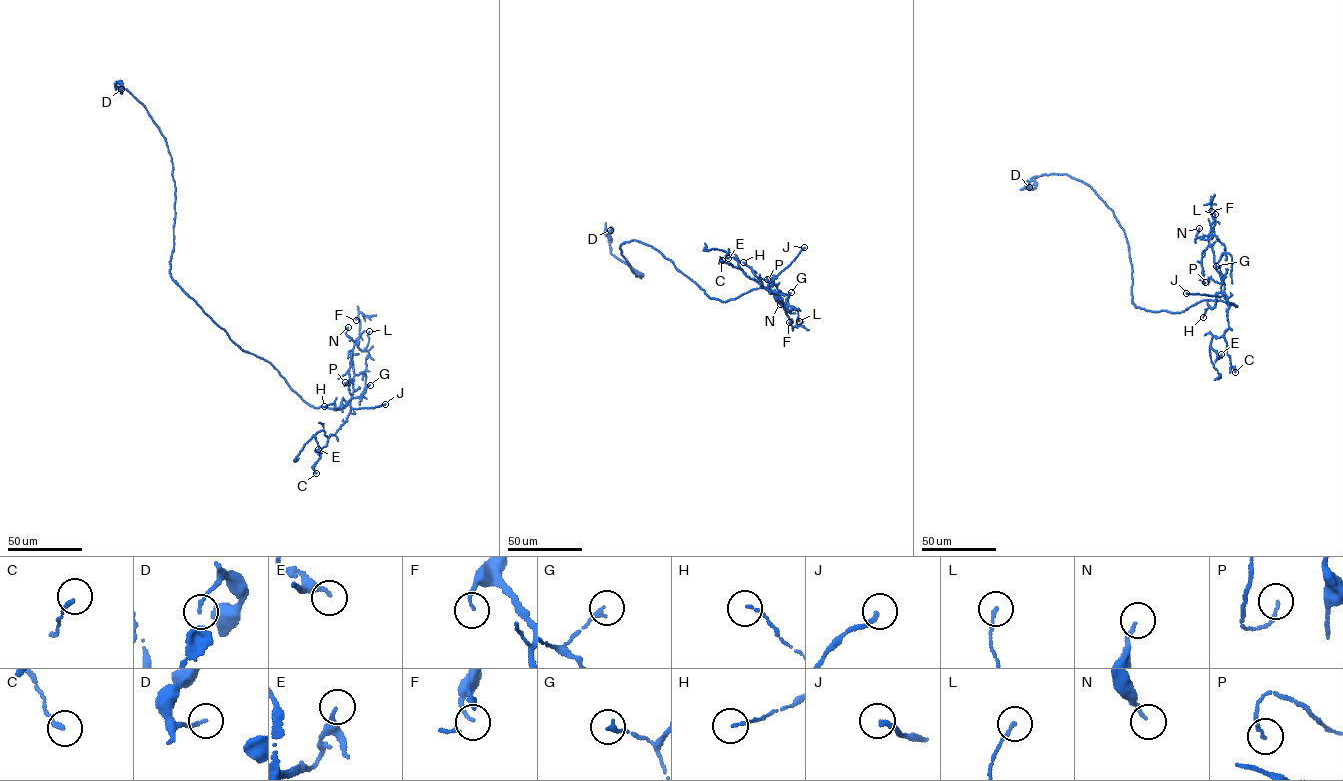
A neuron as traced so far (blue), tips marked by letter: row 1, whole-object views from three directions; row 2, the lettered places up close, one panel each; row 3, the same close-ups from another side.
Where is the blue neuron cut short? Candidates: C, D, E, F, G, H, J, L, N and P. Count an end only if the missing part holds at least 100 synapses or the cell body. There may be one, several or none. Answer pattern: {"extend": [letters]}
{"extend": ["J"]}

